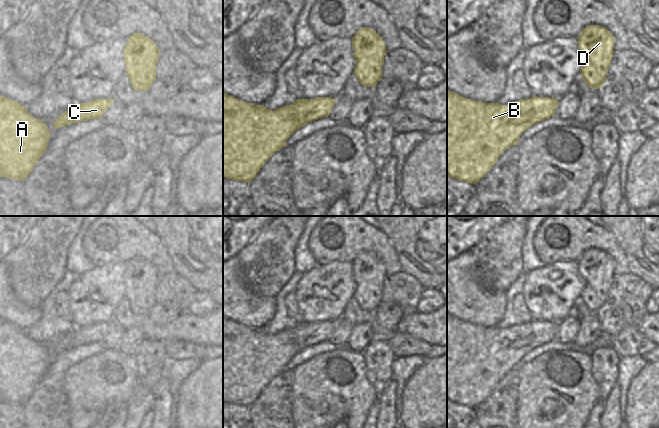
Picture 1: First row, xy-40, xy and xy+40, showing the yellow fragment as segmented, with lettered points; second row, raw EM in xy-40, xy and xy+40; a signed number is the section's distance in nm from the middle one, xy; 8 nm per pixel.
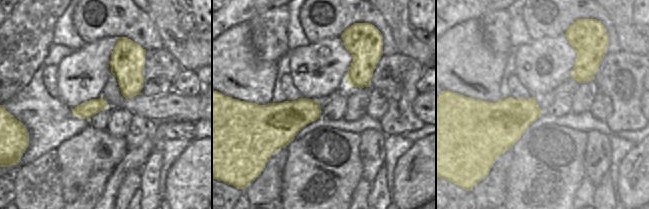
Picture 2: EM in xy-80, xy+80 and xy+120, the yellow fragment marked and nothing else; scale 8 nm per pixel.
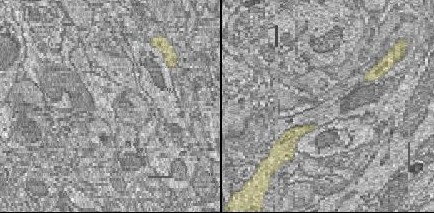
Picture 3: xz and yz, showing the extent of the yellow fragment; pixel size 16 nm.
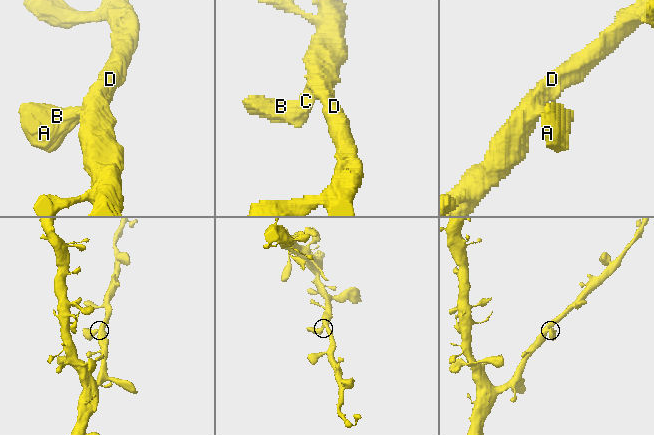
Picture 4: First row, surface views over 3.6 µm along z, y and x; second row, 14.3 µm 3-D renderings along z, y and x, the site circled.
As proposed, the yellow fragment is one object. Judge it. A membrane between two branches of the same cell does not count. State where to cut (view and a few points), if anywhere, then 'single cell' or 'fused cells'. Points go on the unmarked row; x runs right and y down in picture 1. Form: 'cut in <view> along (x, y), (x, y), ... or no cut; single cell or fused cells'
no cut; single cell

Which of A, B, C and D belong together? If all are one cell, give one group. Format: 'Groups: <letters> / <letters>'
Groups: A B C D

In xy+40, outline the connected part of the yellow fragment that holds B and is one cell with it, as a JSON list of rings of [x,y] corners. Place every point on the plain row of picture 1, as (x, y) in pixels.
[[[447,314],[447,400],[475,409],[494,390],[498,382],[511,370],[516,369],[520,360],[533,349],[554,341],[558,323],[551,321],[531,321],[507,329],[483,327],[467,323]]]

